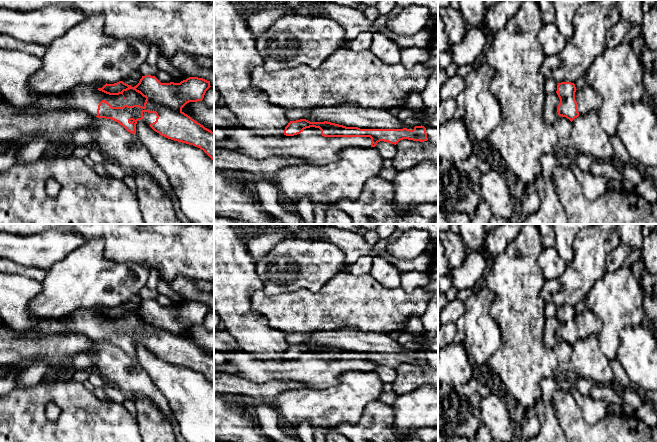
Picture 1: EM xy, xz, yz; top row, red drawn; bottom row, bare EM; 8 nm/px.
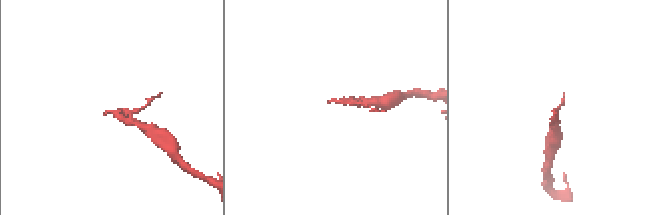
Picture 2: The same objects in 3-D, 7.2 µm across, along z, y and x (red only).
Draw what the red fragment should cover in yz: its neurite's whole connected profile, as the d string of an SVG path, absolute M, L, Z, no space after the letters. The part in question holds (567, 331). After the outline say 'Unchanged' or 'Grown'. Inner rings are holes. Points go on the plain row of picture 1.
M561 306L557 309L556 317L560 323L558 339L566 341L571 346L579 339L599 335L602 329L600 318L590 310L577 314L574 307Z. Grown

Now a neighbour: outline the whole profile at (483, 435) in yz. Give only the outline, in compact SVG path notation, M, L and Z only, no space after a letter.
M481 424L475 439L472 442L491 442L492 436L490 430L483 424Z

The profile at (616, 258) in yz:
M622 242L614 250L612 250L606 260L608 272L618 270L619 267L623 265L631 251L631 248Z

